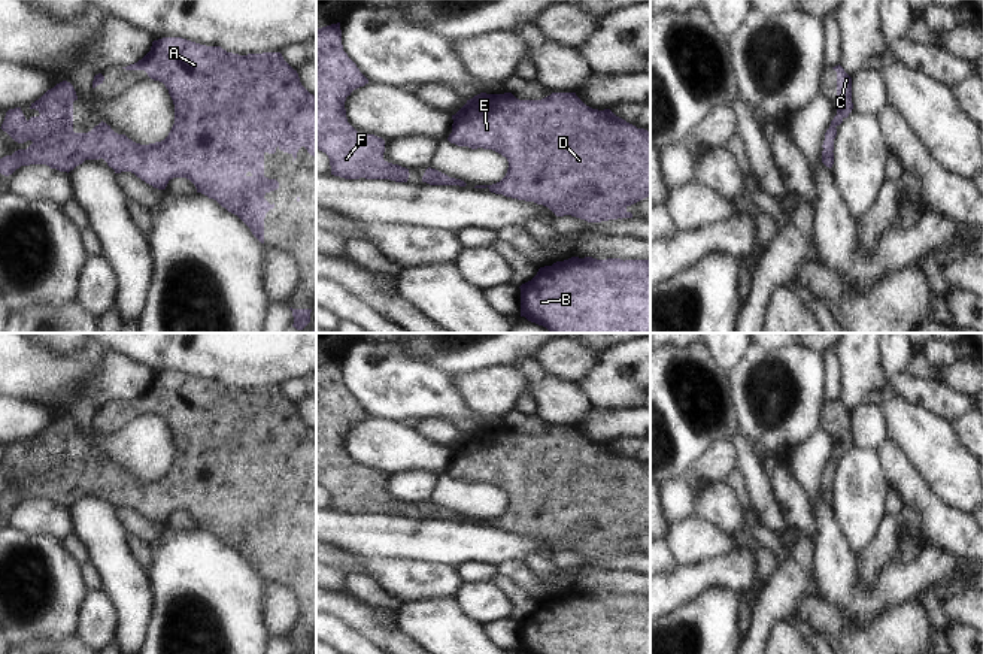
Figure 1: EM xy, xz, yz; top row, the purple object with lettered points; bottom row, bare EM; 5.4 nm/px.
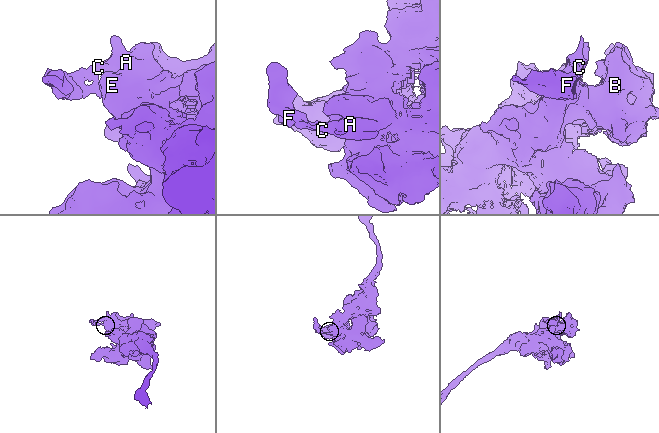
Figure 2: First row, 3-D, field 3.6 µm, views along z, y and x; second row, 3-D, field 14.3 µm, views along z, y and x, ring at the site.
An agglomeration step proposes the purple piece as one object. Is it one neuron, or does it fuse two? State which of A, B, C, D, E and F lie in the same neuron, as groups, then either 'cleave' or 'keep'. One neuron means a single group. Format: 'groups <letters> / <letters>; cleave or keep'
groups A B C D E F; keep

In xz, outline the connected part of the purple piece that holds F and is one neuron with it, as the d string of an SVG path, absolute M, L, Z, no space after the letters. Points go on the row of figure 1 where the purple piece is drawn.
M340 22L316 28L316 149L330 158L331 175L345 179L391 179L407 182L409 169L383 160L385 140L374 134L361 136L346 118L345 102L351 93L368 84L342 45Z

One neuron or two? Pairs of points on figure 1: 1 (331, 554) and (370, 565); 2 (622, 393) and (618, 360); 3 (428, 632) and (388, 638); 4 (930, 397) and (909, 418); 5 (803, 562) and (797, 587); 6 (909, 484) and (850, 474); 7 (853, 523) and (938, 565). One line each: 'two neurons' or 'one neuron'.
1: two neurons
2: one neuron
3: two neurons
4: two neurons
5: one neuron
6: two neurons
7: two neurons

